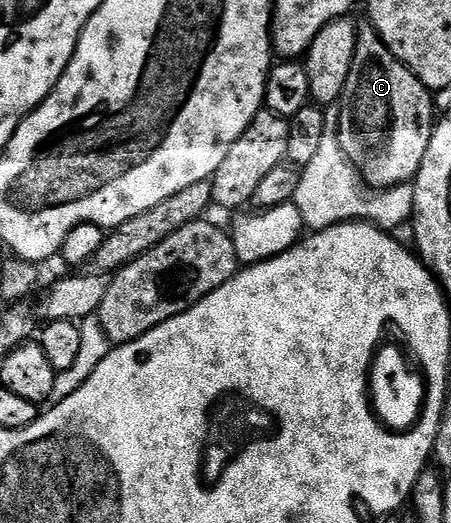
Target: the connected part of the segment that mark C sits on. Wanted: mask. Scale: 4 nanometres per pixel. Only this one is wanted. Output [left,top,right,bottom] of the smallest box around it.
[338,22,434,190]

